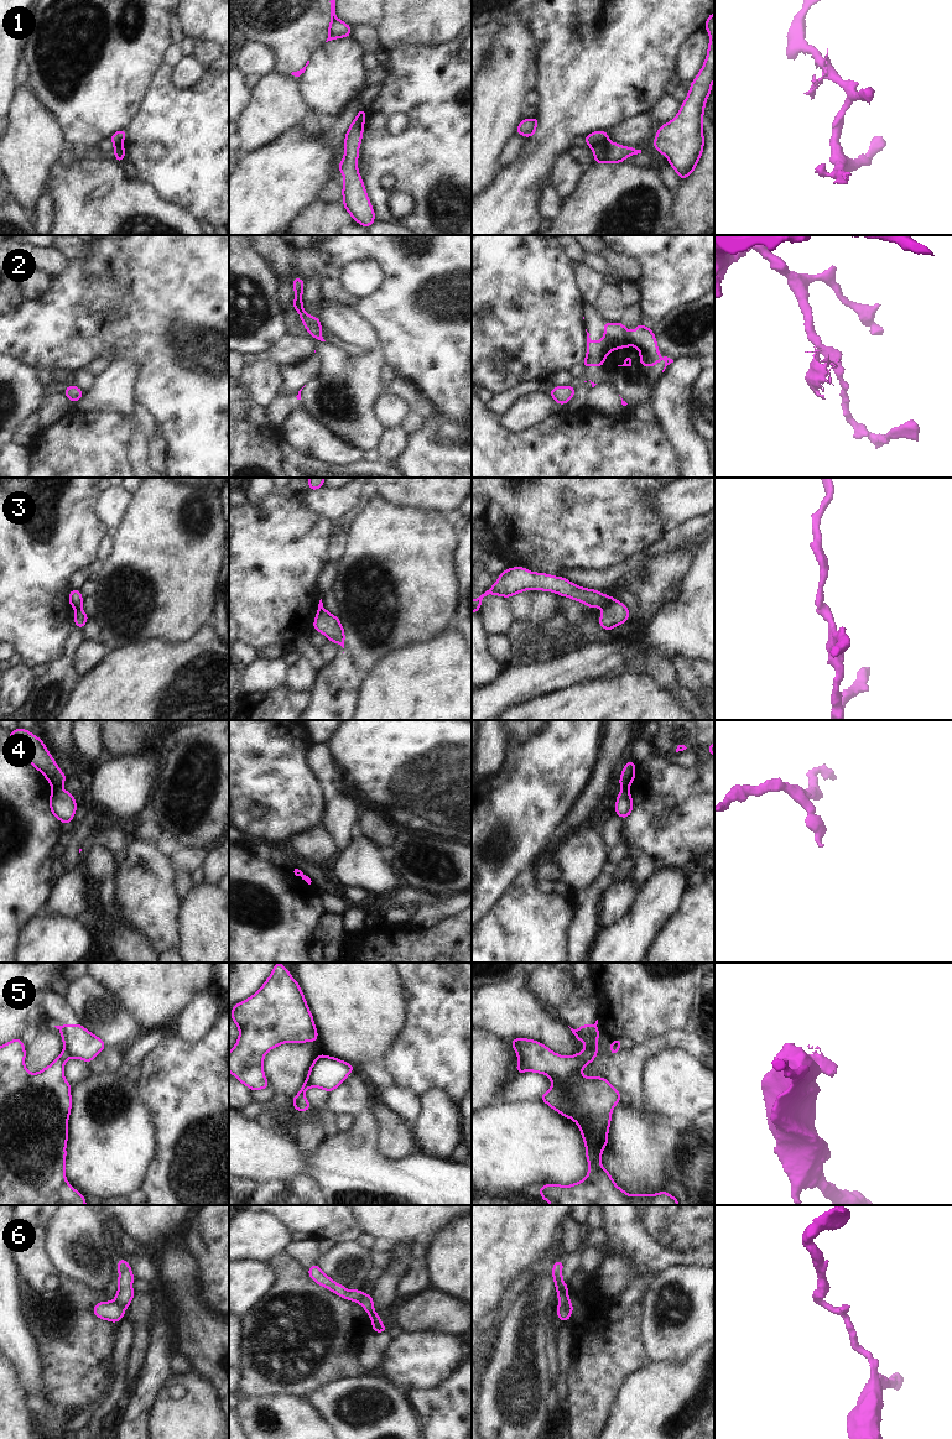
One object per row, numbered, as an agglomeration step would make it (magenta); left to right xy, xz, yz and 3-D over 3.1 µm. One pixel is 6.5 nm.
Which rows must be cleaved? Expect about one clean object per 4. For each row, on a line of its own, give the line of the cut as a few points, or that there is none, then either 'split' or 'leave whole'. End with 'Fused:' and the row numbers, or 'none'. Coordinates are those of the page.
1: cut in yz along (607, 140), (592, 147); split
2: cut in yz along (570, 385), (572, 387); split
3: cut in yz along (613, 598), (603, 609); split
4: cut in xy along (60, 786), (53, 790); split
5: cut in yz along (596, 1046), (583, 1052); split
6: cut in yz along (560, 1304), (571, 1312); split
Fused: 1, 2, 3, 4, 5, 6

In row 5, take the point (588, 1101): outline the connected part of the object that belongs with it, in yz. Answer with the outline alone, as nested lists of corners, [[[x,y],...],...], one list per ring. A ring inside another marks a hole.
[[[526,1038],[511,1039],[511,1046],[519,1058],[516,1074],[535,1072],[550,1078],[552,1086],[539,1099],[565,1117],[572,1119],[579,1127],[586,1145],[588,1174],[583,1180],[572,1185],[545,1184],[537,1192],[551,1205],[680,1205],[678,1200],[666,1190],[654,1195],[630,1195],[620,1189],[613,1180],[608,1169],[600,1164],[604,1147],[608,1145],[612,1111],[621,1099],[621,1094],[602,1076],[583,1076],[582,1070],[592,1063],[598,1054],[598,1048],[579,1052],[572,1057],[556,1054],[541,1042]]]

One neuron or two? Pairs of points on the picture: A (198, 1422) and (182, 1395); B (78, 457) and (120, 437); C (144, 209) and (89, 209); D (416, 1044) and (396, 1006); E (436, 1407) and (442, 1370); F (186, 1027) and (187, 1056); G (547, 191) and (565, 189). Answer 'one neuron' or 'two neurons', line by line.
A: one neuron
B: one neuron
C: one neuron
D: two neurons
E: two neurons
F: two neurons
G: two neurons

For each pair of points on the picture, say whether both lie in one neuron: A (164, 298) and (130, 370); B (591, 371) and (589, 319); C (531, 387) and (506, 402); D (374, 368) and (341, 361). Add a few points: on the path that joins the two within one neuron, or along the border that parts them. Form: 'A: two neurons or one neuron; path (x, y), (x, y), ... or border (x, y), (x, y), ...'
A: two neurons; border (109, 364), (133, 360), (140, 368), (134, 391)
B: one neuron; path (596, 359), (596, 332)
C: one neuron; path (525, 389), (513, 396)
D: one neuron; path (365, 368), (349, 368)

